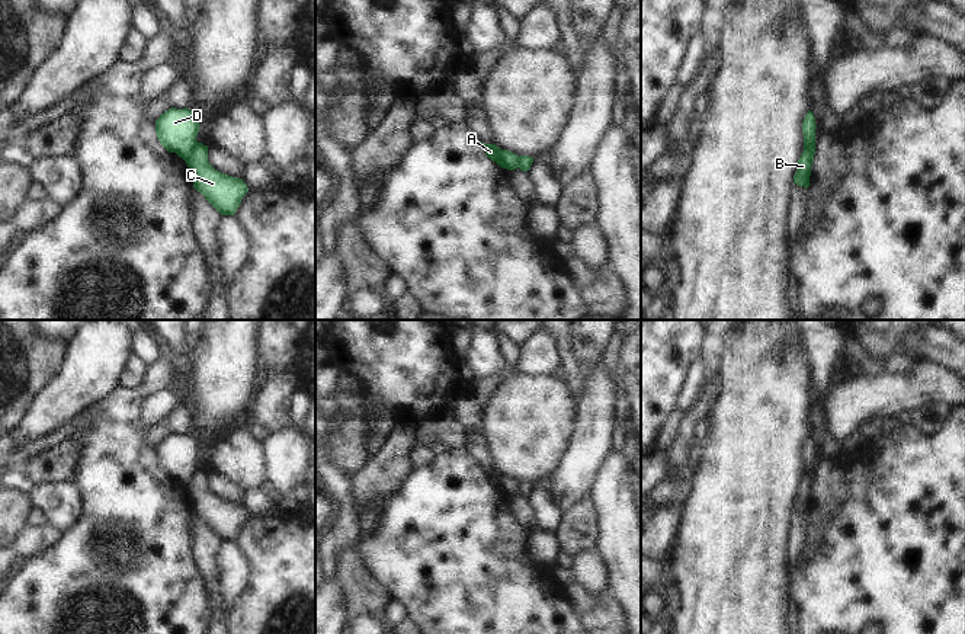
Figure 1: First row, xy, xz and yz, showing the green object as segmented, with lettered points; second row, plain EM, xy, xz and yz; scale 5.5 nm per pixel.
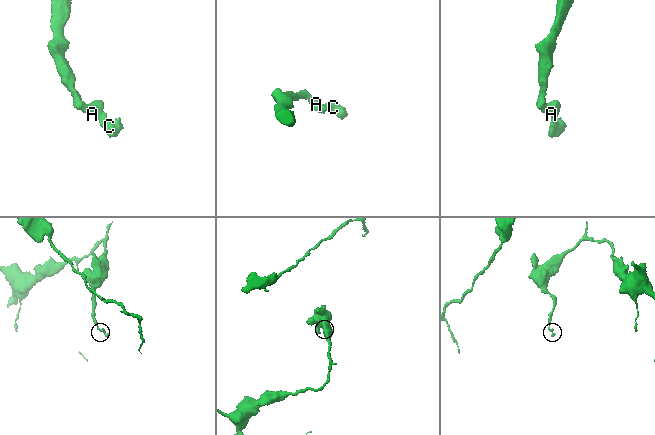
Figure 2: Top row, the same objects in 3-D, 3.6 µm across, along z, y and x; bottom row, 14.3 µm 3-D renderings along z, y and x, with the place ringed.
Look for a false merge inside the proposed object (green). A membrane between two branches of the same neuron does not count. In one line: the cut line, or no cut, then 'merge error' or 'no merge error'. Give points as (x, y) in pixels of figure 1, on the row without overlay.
cut in xy along (196, 467), (185, 486); merge error

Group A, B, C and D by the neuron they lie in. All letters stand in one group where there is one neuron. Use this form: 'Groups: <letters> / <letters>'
Groups: A D / B C

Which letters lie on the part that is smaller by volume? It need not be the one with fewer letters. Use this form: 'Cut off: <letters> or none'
Cut off: B, C

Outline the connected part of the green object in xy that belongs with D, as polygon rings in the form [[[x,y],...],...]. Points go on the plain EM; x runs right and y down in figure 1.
[[[170,433],[156,446],[156,460],[160,470],[170,478],[187,486],[196,471],[199,448],[196,439],[187,433]]]

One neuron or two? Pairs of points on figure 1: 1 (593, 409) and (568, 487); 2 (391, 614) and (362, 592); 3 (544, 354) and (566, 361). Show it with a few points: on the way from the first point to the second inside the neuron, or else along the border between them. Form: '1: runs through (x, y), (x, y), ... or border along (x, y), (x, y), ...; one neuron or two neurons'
1: runs through (593, 428), (592, 441), (577, 468); one neuron
2: border along (391, 599), (385, 605), (385, 618); two neurons
3: border along (548, 335), (552, 339), (561, 365); two neurons

